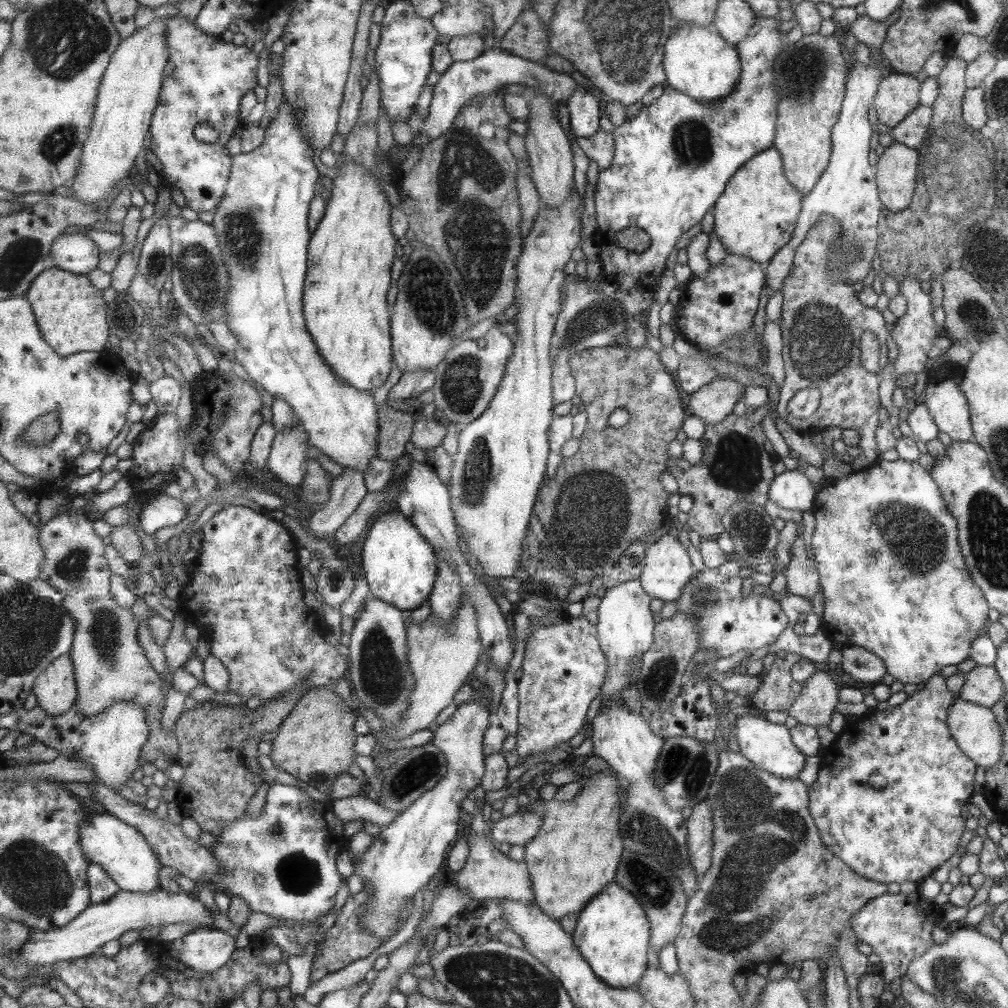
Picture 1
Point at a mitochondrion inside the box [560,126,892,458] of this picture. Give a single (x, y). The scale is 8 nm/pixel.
(821, 345)

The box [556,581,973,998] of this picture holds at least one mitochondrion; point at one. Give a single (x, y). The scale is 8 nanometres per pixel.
(788, 831)

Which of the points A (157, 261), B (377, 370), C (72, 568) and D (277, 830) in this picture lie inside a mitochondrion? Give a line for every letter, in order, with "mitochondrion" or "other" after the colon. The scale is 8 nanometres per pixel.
A: mitochondrion
B: other
C: mitochondrion
D: mitochondrion

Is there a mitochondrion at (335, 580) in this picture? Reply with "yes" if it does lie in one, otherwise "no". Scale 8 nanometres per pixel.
yes

